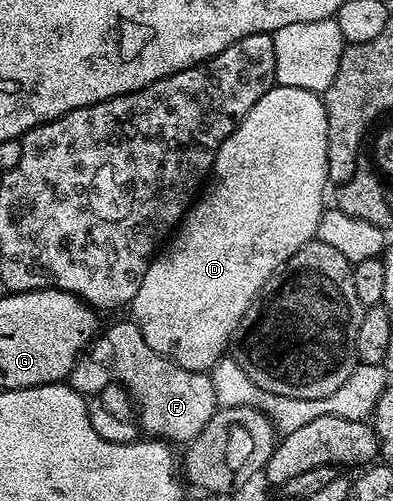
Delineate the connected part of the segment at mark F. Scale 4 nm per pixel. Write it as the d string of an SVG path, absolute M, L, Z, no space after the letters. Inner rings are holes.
M126 318L104 332L89 345L85 354L79 356L68 377L70 387L83 394L98 394L111 381L117 382L136 397L137 423L147 437L167 442L195 440L219 407L209 375L184 370L179 364L156 354L156 350L144 342L144 334L140 334L133 319Z

